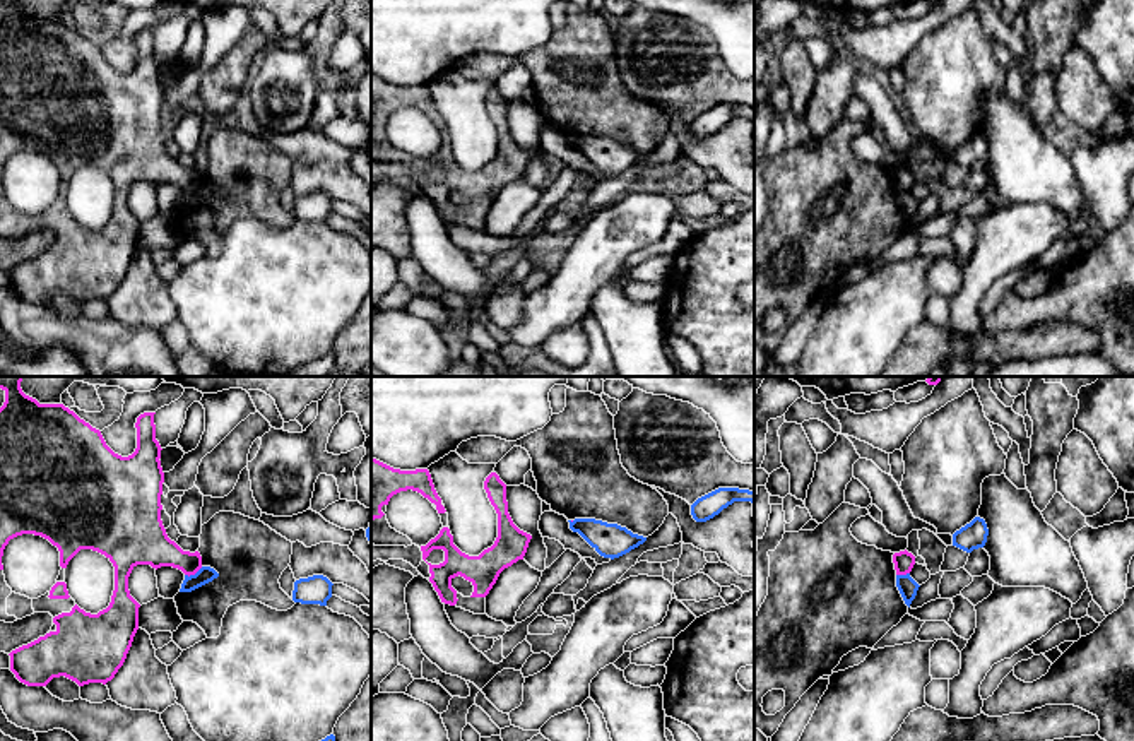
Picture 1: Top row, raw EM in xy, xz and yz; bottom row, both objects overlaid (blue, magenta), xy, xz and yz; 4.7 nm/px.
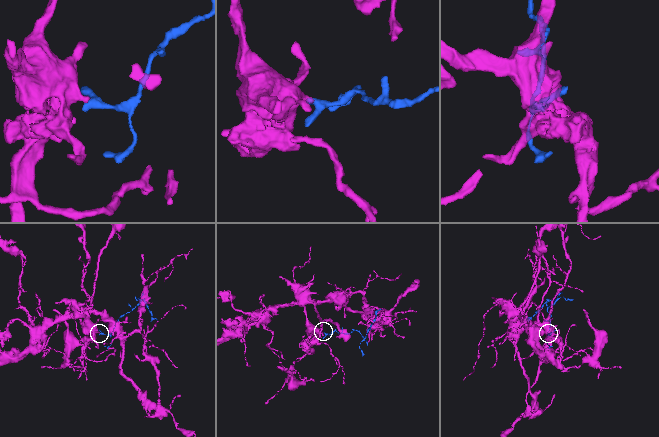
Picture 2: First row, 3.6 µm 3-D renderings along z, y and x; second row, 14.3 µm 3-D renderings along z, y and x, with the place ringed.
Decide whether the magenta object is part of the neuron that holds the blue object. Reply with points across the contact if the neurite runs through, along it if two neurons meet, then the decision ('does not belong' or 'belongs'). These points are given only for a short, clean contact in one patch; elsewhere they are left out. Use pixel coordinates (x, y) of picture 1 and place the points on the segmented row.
along xy (202, 567), (185, 575) | does not belong

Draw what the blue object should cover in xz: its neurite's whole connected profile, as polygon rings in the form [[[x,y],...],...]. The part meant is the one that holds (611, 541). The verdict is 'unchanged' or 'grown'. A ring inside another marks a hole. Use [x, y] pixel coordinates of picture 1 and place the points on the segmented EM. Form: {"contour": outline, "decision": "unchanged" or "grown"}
{"contour": [[[575,519],[570,529],[578,532],[600,556],[619,558],[638,548],[647,537],[633,534],[617,524],[607,524],[595,519]]], "decision": "unchanged"}

